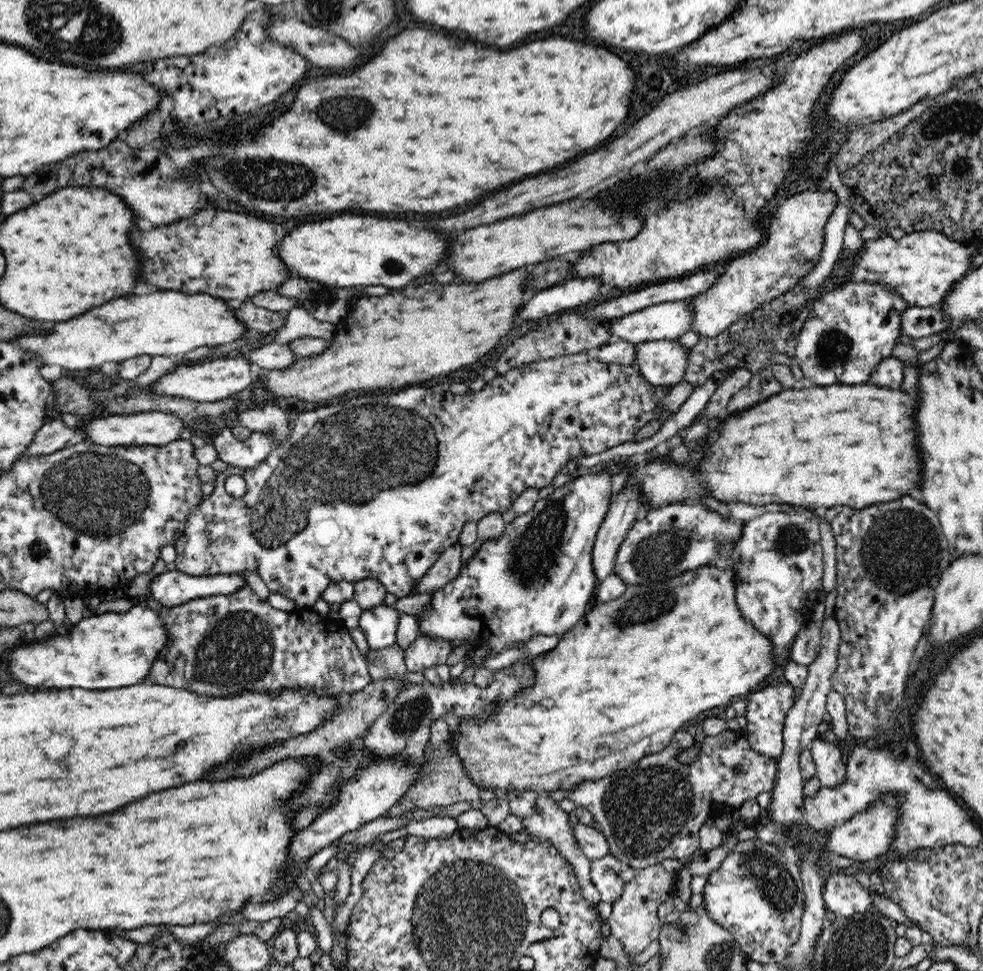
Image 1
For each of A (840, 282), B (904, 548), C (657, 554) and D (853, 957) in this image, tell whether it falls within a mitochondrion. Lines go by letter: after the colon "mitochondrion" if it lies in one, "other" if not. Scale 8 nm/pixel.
A: other
B: mitochondrion
C: mitochondrion
D: mitochondrion

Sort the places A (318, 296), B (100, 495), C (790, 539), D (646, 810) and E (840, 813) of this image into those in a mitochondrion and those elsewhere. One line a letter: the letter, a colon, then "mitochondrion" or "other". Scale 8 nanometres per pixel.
A: other
B: mitochondrion
C: mitochondrion
D: mitochondrion
E: other

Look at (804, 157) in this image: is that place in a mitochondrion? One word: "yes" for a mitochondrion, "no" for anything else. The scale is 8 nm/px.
no

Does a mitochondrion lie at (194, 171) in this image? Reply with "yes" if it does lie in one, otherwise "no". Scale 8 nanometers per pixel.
yes

